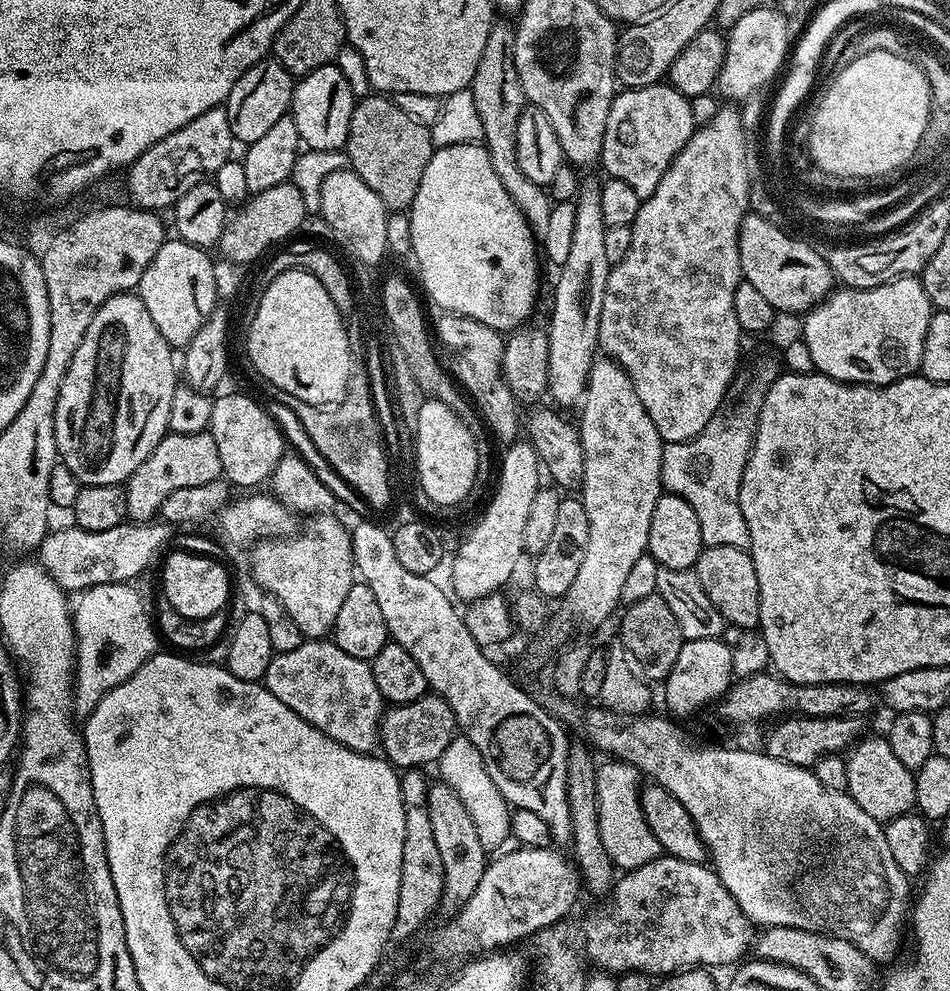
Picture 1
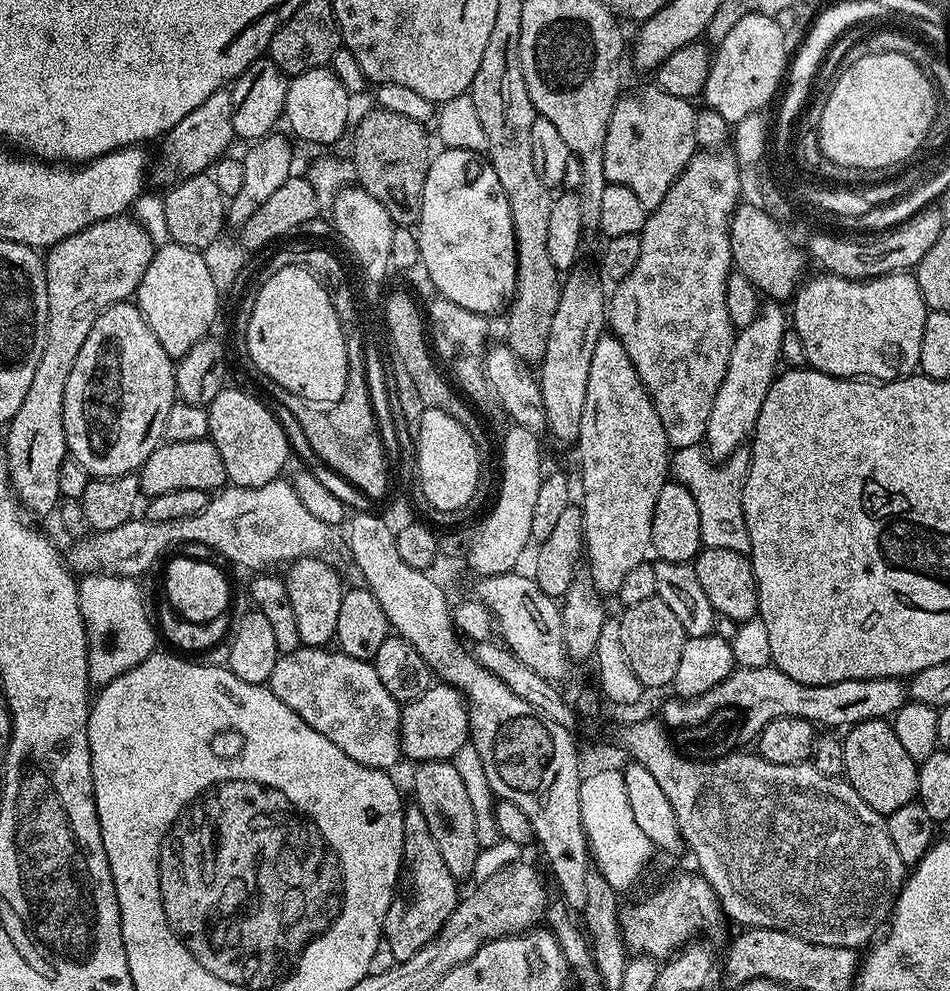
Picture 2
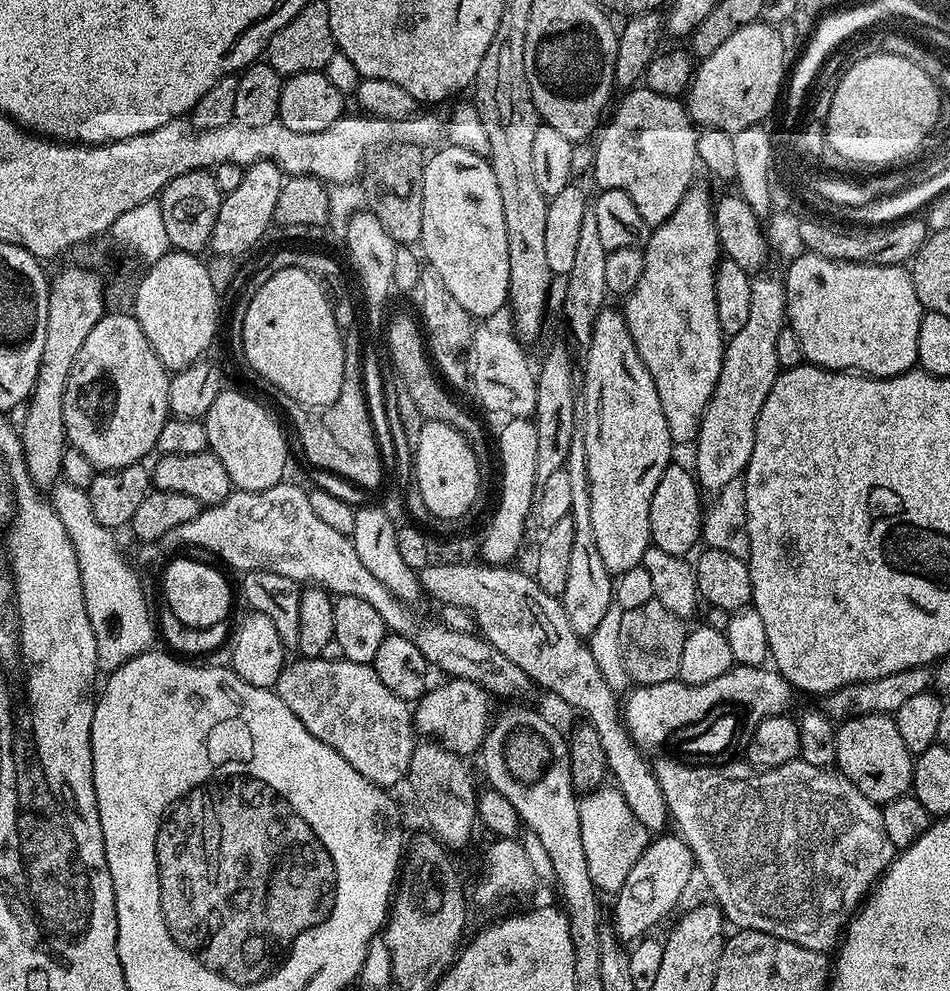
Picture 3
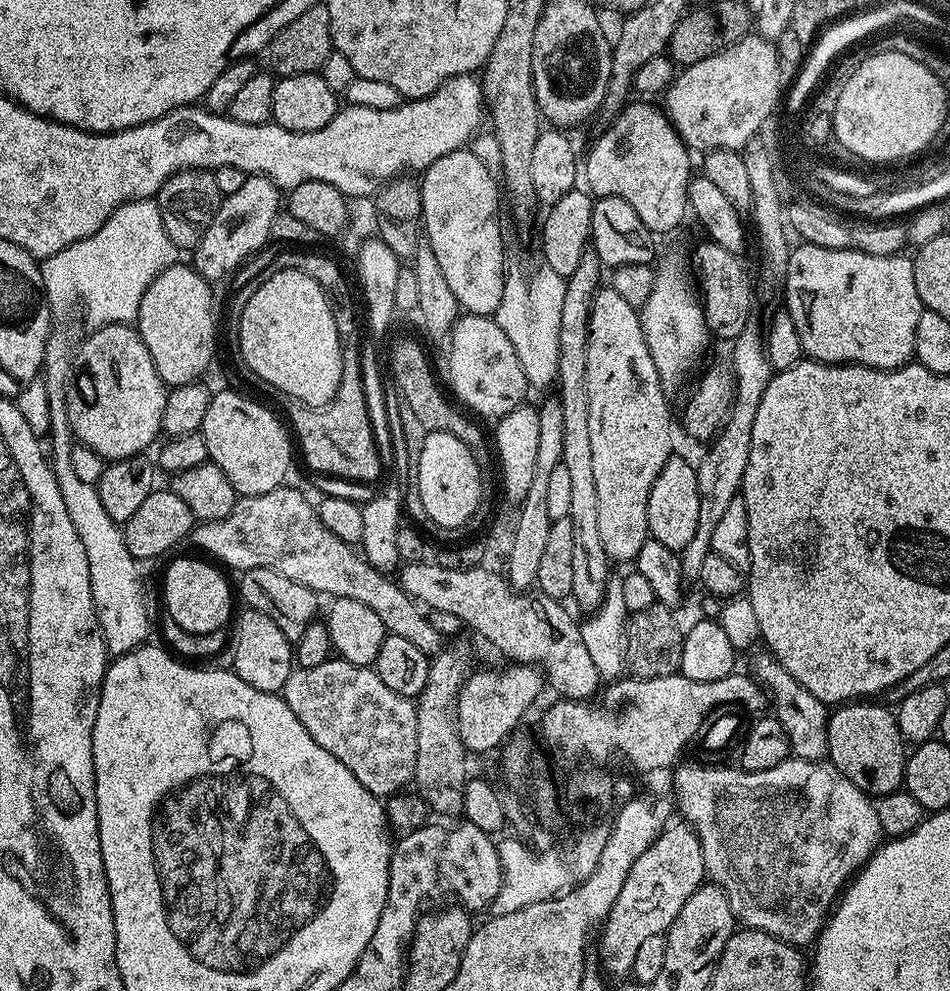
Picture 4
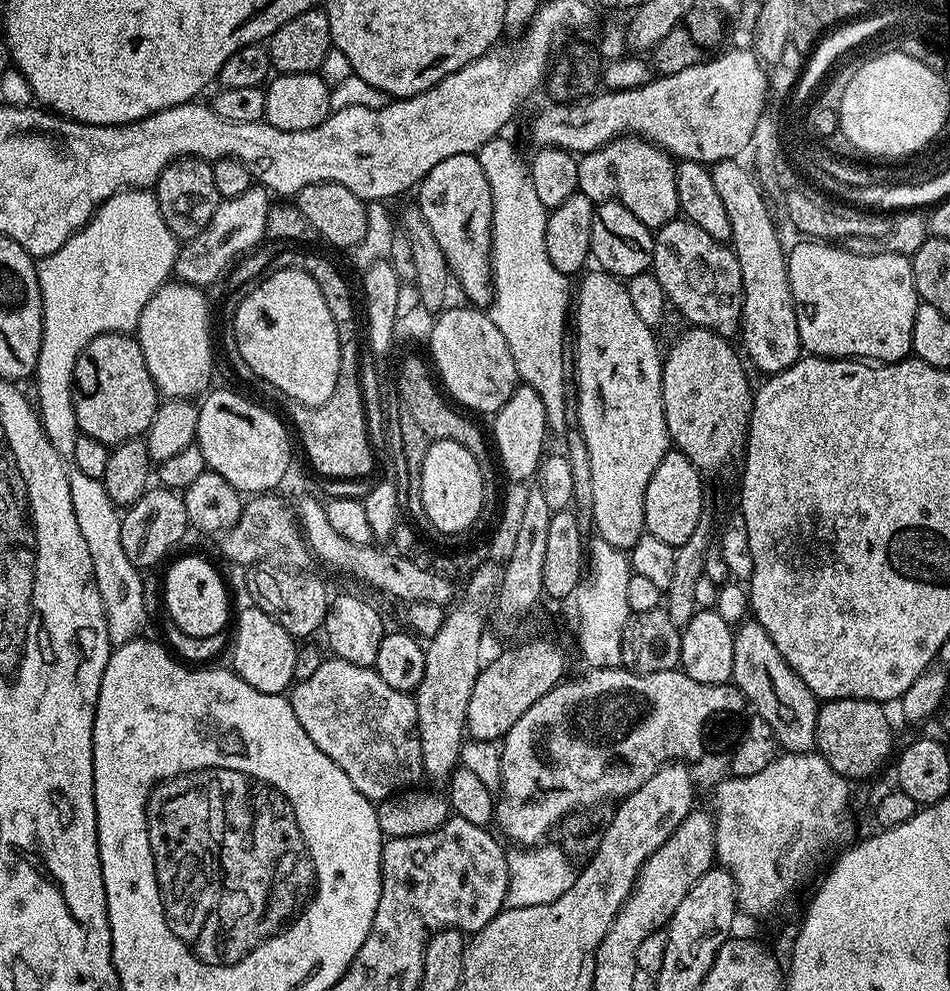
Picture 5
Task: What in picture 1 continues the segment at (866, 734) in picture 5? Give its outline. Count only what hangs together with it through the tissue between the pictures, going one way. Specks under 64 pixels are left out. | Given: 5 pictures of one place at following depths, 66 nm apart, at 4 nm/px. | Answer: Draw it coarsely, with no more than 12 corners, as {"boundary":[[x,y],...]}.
{"boundary":[[883,735],[847,753],[846,791],[870,818],[915,809],[916,778]]}

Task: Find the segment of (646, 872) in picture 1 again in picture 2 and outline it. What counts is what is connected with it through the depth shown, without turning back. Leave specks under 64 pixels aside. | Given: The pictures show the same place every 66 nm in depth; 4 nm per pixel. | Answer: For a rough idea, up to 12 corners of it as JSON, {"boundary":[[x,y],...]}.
{"boundary":[[699,874],[627,905],[629,953],[671,958],[714,935],[723,908]]}

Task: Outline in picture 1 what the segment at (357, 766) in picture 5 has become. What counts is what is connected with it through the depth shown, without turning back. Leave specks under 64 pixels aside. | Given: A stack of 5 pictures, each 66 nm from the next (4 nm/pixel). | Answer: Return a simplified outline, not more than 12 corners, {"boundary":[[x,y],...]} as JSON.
{"boundary":[[331,639],[273,655],[263,685],[310,726],[377,751],[372,665]]}

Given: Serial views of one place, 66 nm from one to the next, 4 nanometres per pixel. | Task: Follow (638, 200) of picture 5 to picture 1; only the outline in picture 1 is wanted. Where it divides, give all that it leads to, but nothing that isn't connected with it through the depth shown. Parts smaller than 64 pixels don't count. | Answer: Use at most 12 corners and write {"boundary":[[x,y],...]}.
{"boundary":[[661,82],[617,91],[599,163],[640,201],[698,125]]}

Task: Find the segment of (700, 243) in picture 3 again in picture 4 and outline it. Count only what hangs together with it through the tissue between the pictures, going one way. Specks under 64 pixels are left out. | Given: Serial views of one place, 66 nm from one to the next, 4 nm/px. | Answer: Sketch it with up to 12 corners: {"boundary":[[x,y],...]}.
{"boundary":[[659,257],[638,311],[660,384],[678,387],[708,348],[689,261]]}

